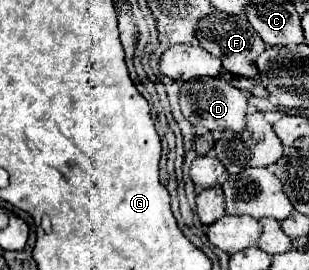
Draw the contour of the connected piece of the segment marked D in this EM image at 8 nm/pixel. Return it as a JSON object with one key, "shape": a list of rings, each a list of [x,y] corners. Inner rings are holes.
{"shape":[[[195,78],[181,84],[181,112],[193,126],[205,126],[211,132],[241,132],[247,128],[247,98],[243,92],[221,78]]]}

